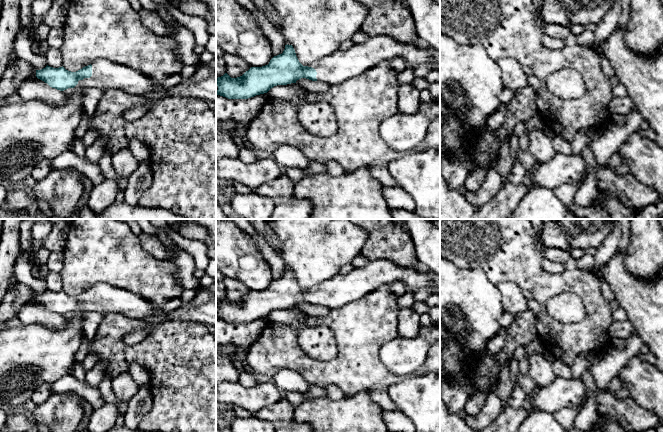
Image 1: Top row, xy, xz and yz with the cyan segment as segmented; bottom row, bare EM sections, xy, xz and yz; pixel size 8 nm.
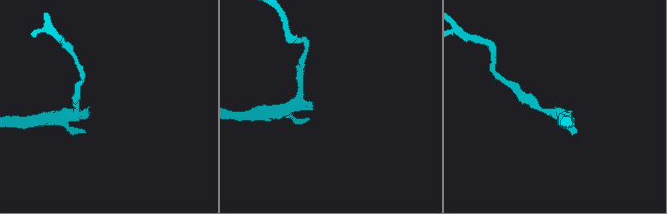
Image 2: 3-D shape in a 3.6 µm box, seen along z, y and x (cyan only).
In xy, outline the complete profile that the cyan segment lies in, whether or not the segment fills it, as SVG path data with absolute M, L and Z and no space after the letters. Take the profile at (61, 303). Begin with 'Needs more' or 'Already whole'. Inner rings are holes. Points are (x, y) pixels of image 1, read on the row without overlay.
Needs more. M104 282L95 284L76 296L68 295L63 290L53 292L47 289L41 294L36 294L36 301L60 315L83 307L87 312L119 313L139 320L151 315L159 315L167 320L195 321L216 328L216 303L214 302L201 305L185 302L179 308L165 312L163 307L155 307L133 292Z

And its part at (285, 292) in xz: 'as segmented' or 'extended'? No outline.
extended

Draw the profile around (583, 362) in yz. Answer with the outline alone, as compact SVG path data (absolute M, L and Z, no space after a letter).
M583 353L575 359L571 366L572 378L580 378L588 373L597 354Z

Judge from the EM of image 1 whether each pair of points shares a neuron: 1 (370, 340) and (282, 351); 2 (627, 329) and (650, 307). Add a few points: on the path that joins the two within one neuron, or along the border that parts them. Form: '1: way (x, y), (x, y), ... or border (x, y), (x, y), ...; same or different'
1: way (348, 362), (342, 368), (308, 368), (304, 365); same
2: border (627, 319), (633, 328); different

